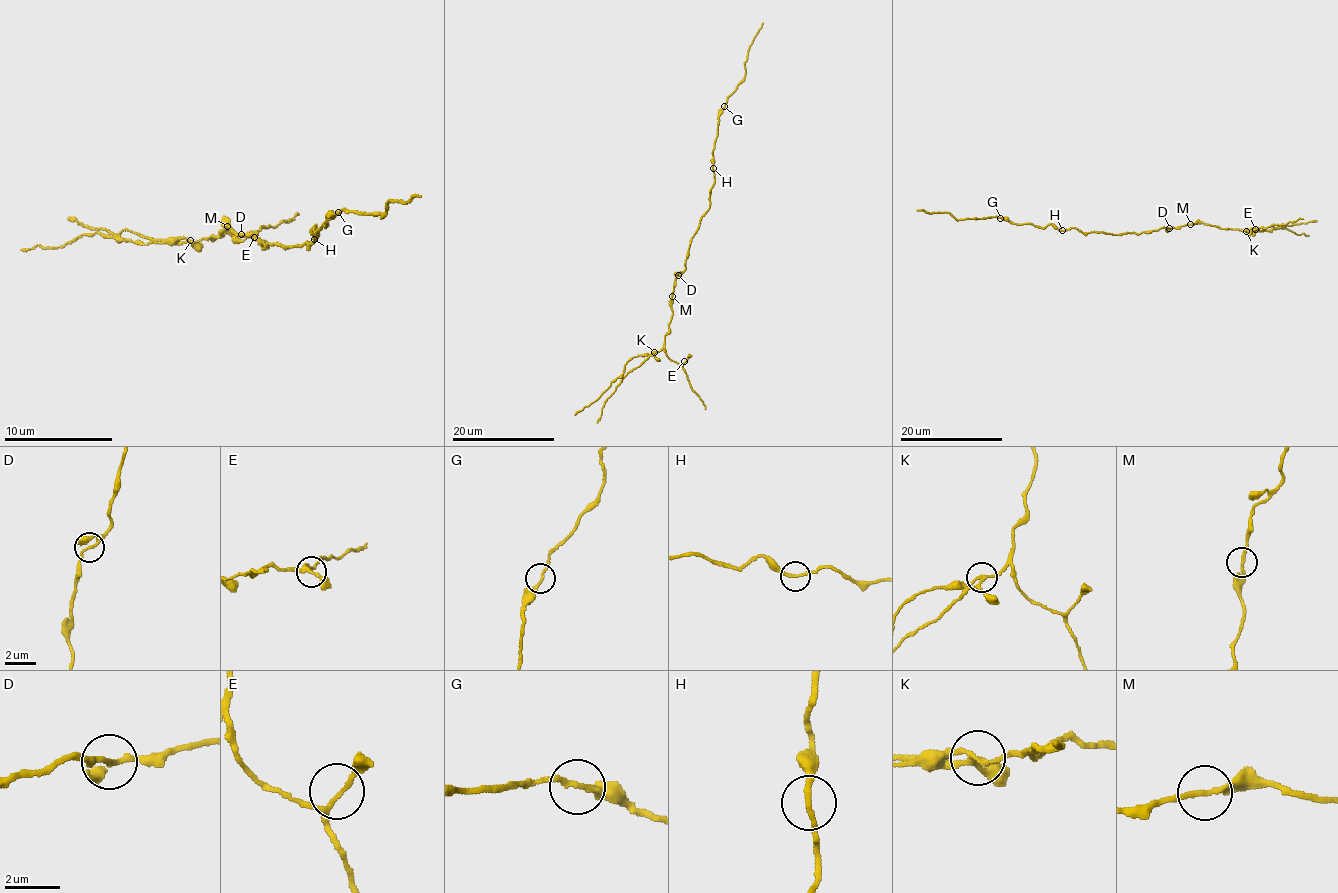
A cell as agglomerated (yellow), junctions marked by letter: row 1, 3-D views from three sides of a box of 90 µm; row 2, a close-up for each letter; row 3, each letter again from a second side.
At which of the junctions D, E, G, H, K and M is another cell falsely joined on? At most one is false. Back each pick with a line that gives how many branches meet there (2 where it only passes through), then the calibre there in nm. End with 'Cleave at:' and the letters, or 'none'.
K: 3 branches meet; 170 nm thick
Cleave at: K

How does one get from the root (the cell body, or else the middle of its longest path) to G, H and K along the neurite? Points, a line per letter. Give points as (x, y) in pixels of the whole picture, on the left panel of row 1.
G: (273, 245), (295, 248), (311, 242), (317, 237), (314, 226), (317, 234), (338, 212)
H: (273, 245), (295, 248), (311, 242), (317, 234), (314, 239)
K: (273, 245), (265, 245), (257, 234), (235, 234), (227, 223), (222, 234), (203, 237), (195, 242), (189, 239)

